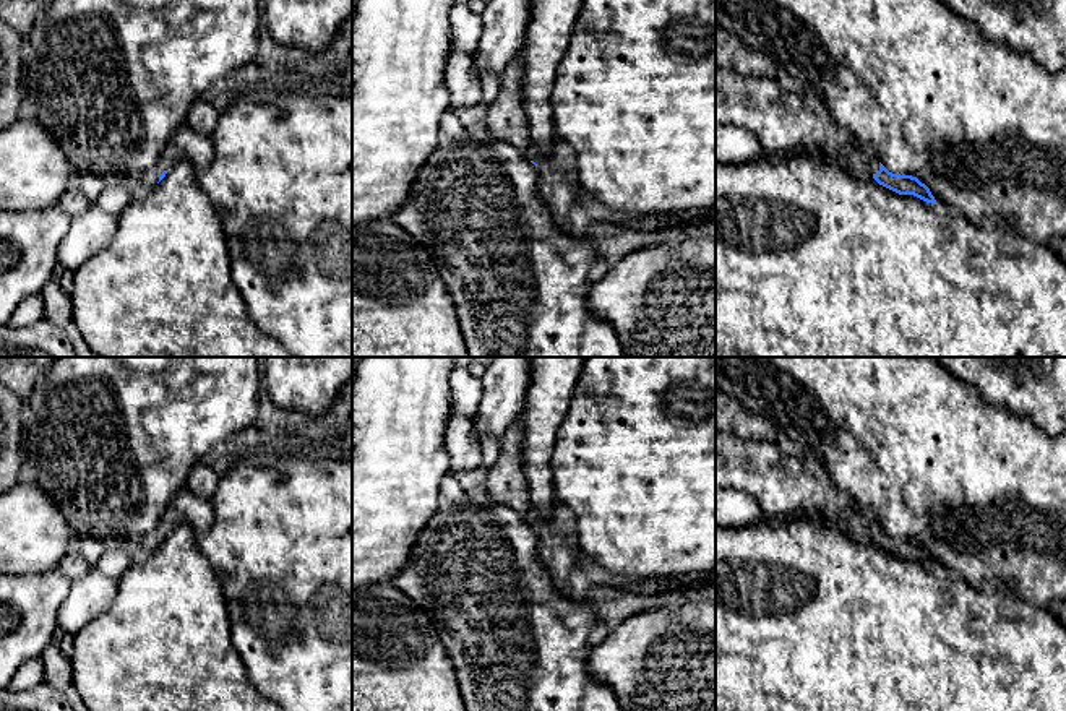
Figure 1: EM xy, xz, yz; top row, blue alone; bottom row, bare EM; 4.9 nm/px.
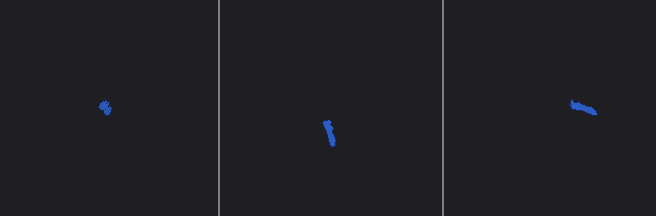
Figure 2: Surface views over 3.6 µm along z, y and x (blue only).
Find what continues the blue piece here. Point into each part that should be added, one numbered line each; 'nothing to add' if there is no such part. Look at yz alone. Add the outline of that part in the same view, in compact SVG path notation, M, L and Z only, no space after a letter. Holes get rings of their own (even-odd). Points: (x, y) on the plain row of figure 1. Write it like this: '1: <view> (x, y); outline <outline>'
1: yz (786, 487); outline M716 430L716 489L745 492L772 519L832 521L858 542L871 542L879 534L876 518L837 489L826 464L811 451L802 458L785 456L772 443Z

